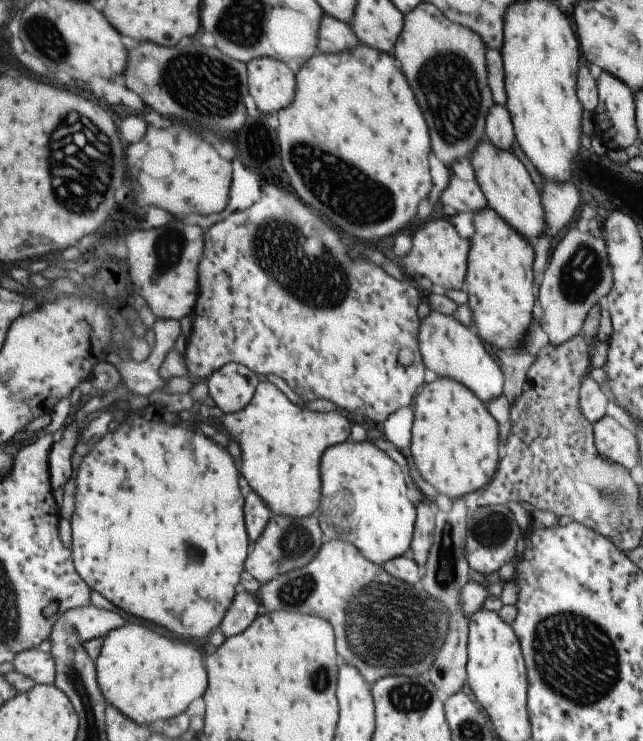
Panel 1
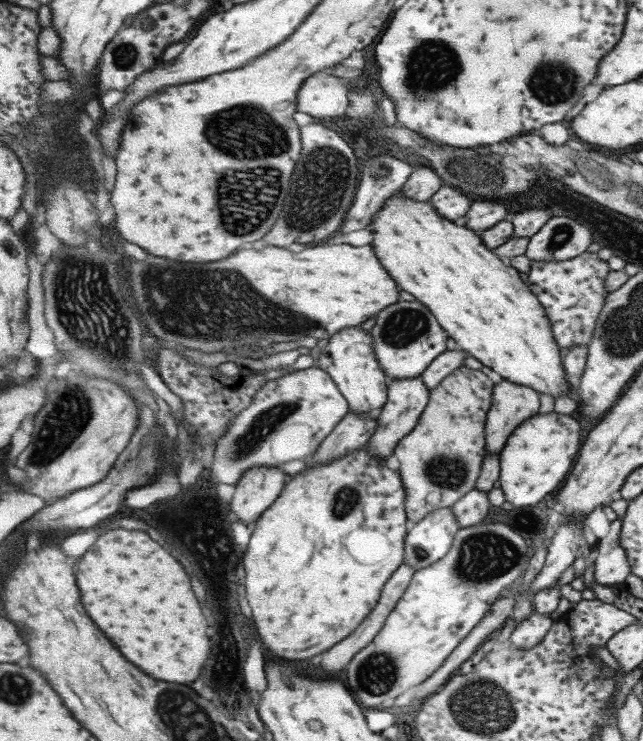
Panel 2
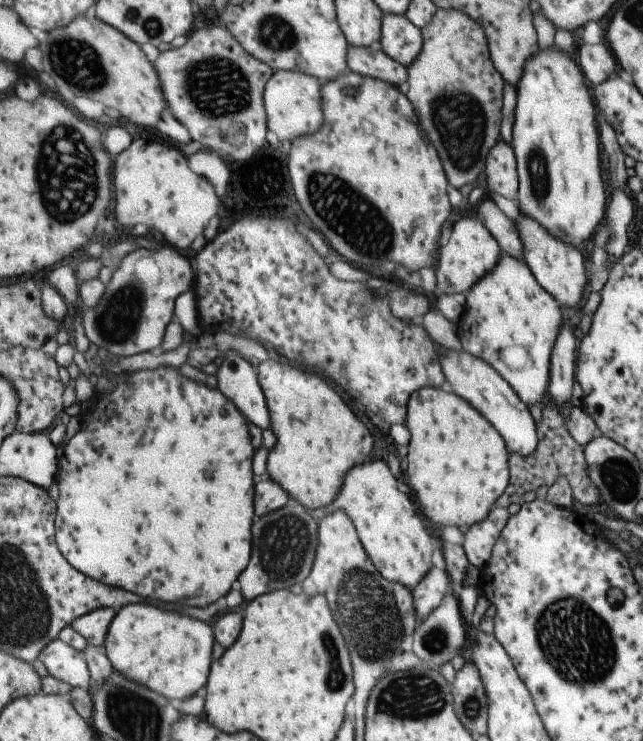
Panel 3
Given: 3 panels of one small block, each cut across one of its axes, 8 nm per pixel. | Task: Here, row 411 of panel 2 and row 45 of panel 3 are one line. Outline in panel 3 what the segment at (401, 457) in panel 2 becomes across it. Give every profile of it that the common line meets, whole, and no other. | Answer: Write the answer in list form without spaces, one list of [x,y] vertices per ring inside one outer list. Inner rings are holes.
[[[438,9],[433,16],[433,22],[422,31],[424,50],[413,65],[408,67],[409,78],[405,91],[420,115],[425,134],[429,134],[429,140],[437,146],[437,152],[445,162],[449,182],[455,188],[467,188],[467,184],[476,184],[479,176],[486,172],[487,156],[492,152],[493,146],[502,140],[502,108],[506,80],[493,62],[484,26],[464,11]]]

